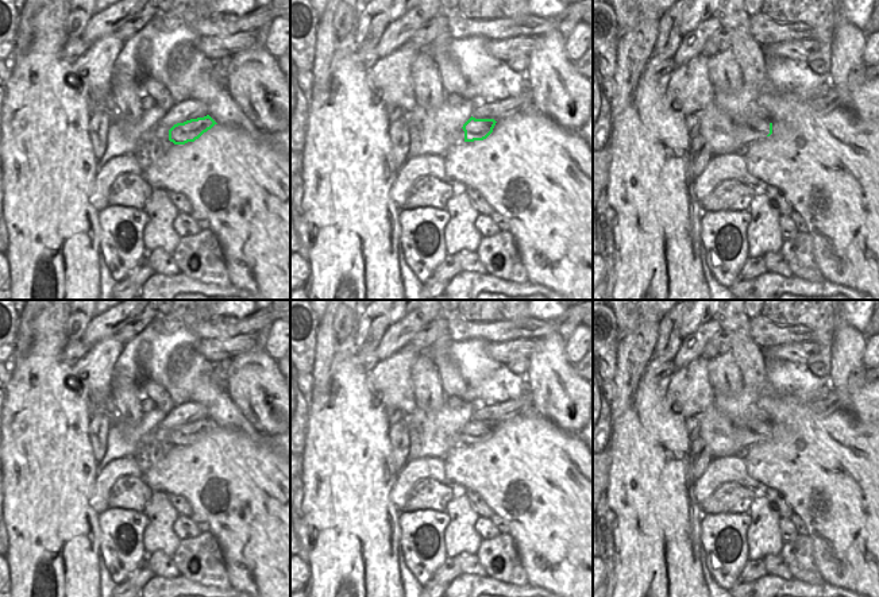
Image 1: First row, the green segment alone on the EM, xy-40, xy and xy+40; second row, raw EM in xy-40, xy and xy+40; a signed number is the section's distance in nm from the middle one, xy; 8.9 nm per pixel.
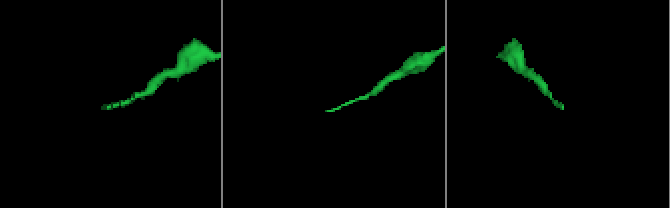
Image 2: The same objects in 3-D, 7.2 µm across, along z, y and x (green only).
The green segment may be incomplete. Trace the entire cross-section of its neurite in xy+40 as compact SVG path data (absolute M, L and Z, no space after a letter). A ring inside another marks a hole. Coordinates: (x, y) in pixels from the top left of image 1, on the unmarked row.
M714 404L698 413L697 420L698 435L713 458L739 455L749 446L772 436L772 425L768 420L749 420L743 425L736 425Z

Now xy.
M470 420L458 434L456 438L460 444L474 444L486 442L496 428L494 421L475 421Z

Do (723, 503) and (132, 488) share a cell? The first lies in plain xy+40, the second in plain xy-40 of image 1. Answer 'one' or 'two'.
one

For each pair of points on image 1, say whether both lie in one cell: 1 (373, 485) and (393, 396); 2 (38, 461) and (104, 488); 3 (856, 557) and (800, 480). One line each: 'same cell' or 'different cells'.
1: different cells
2: different cells
3: same cell

